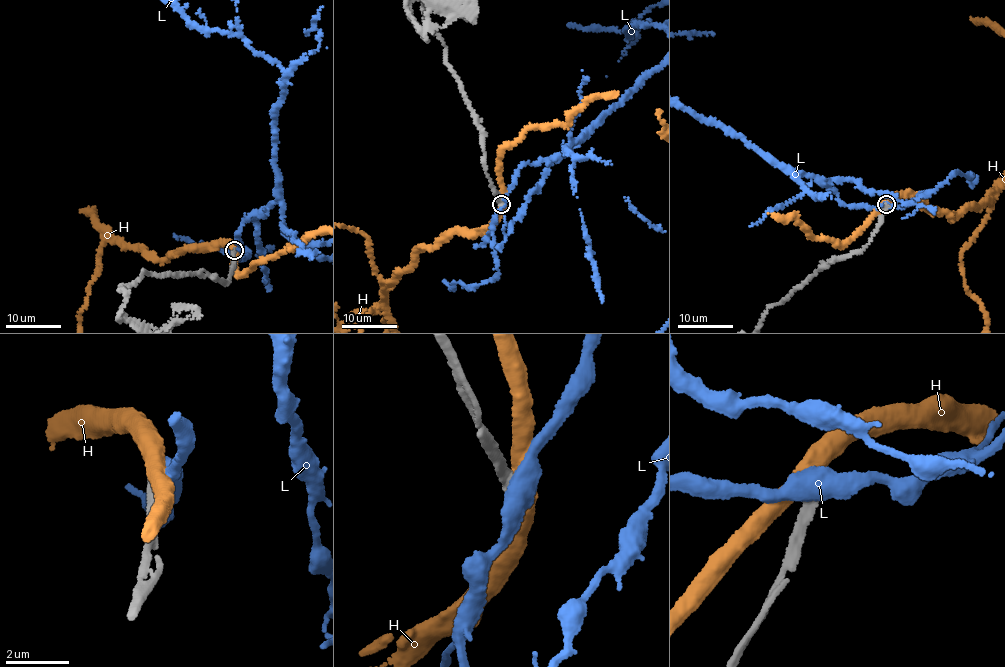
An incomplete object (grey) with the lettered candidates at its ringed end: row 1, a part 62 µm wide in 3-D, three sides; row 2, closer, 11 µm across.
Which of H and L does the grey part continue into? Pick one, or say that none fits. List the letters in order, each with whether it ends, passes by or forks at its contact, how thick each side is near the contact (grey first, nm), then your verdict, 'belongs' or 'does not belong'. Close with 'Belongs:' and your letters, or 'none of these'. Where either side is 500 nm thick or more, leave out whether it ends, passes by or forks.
H: it passes by; calibres 320 and 480 nm; does not belong
L: calibres 320 and 550 nm; does not belong
Belongs: none of these

